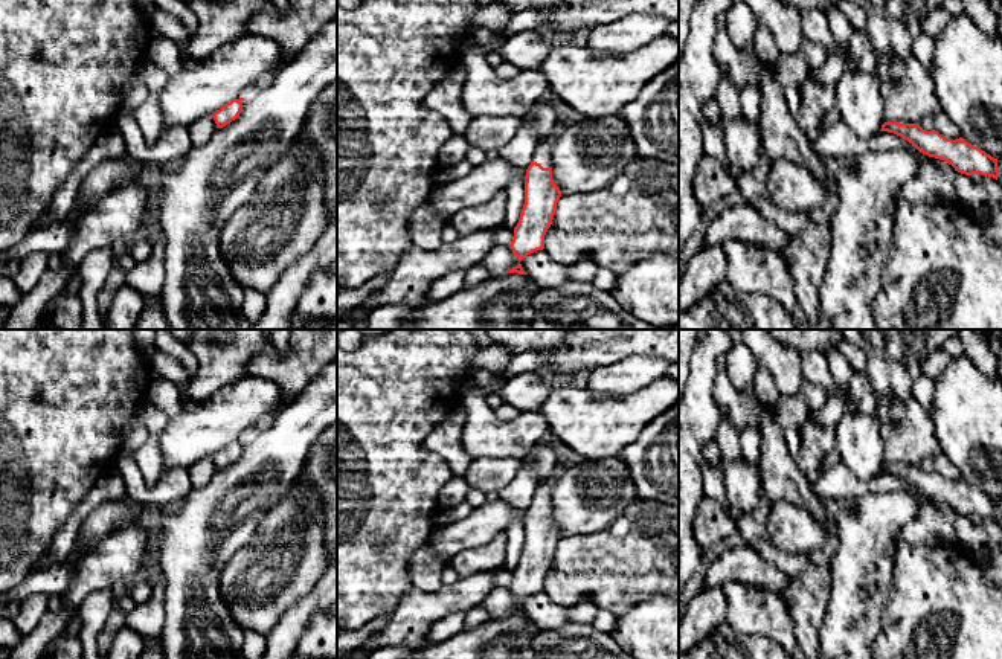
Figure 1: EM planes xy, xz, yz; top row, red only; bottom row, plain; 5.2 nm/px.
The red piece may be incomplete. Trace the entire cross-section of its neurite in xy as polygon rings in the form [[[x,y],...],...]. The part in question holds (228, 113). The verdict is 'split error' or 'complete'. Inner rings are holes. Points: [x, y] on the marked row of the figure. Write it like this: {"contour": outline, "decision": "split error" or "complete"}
{"contour": [[[244,98],[232,99],[224,107],[217,110],[212,116],[204,116],[197,124],[191,125],[189,136],[192,145],[194,146],[204,145],[206,142],[209,142],[209,139],[215,134],[218,128],[223,128],[232,121],[235,121],[242,110],[242,101]]], "decision": "split error"}

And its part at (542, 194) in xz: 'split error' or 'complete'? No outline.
split error

